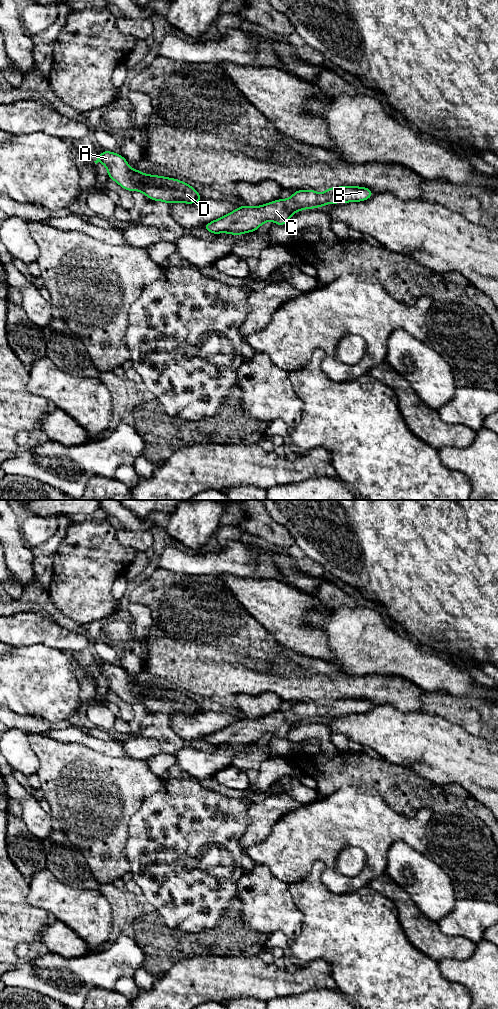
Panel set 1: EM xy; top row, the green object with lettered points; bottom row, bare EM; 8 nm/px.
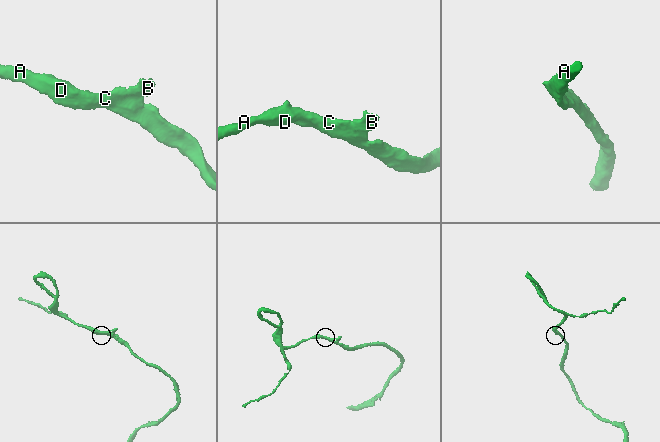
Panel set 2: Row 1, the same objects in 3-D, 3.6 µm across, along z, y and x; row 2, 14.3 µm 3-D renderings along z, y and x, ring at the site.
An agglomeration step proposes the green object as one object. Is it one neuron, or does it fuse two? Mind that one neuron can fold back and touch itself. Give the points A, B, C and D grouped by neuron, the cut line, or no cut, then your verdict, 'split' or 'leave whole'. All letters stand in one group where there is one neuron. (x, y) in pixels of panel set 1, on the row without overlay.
A B C D | no cut | leave whole

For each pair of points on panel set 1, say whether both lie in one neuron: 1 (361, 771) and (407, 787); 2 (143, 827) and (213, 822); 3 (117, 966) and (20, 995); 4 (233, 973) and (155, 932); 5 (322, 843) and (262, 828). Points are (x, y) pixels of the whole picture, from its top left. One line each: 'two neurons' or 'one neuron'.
1: one neuron
2: one neuron
3: two neurons
4: two neurons
5: two neurons

